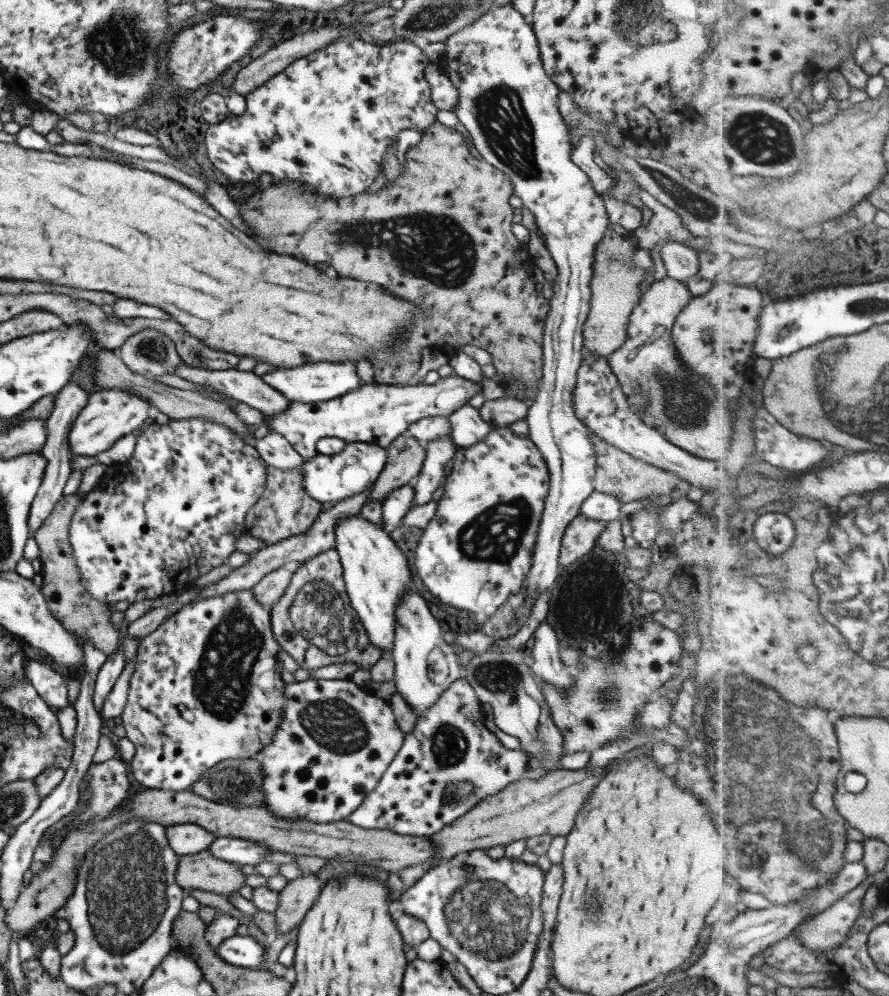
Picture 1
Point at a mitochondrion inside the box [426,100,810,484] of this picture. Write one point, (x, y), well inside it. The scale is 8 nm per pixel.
(757, 137)

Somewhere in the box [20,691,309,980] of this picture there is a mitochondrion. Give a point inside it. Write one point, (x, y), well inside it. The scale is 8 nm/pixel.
(127, 883)

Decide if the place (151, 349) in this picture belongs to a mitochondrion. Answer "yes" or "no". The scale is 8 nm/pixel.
yes

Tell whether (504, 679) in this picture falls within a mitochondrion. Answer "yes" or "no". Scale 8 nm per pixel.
yes

